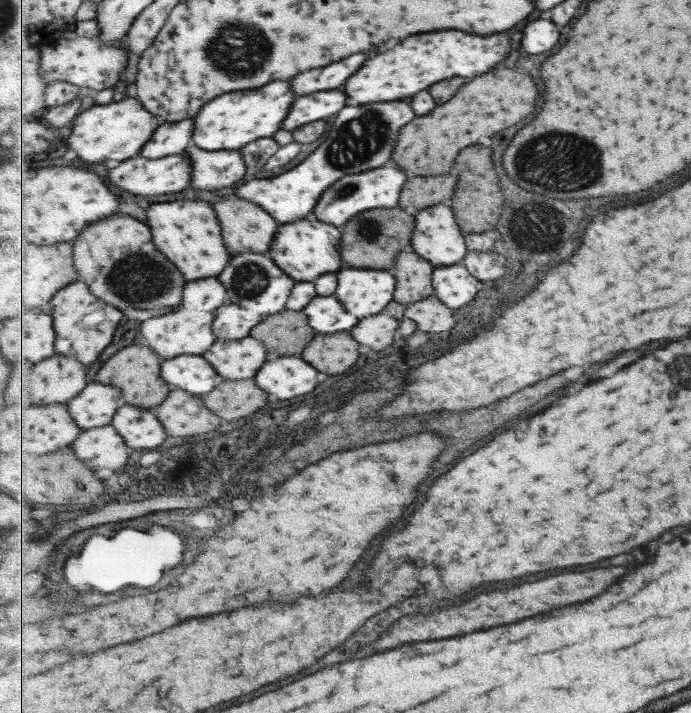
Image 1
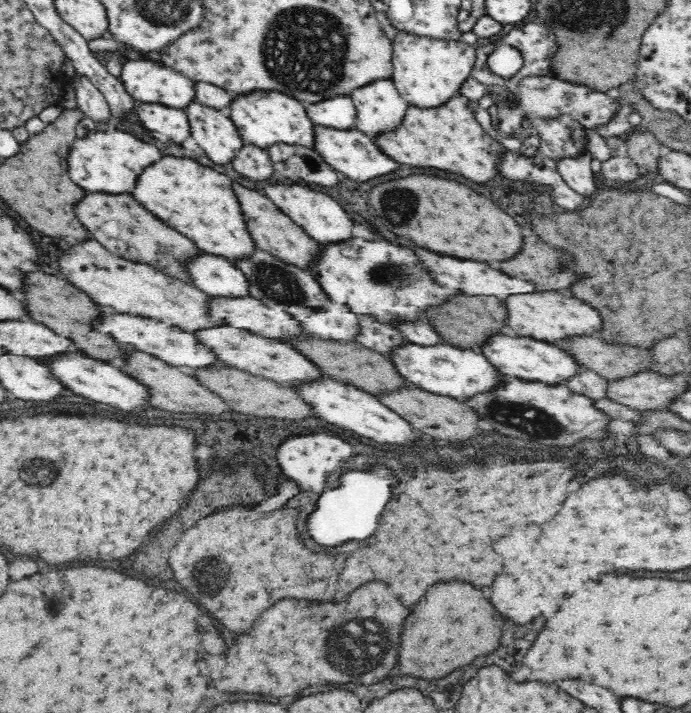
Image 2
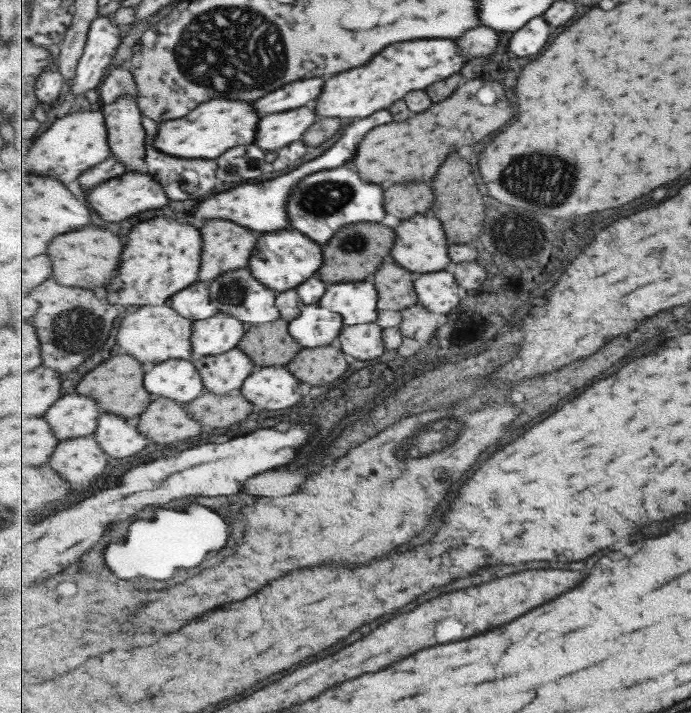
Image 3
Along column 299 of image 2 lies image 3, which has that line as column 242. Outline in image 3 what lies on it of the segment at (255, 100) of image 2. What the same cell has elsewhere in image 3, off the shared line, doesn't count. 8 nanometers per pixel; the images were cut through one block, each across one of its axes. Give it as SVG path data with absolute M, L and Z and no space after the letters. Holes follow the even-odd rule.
M215 98L199 105L186 117L158 124L153 146L179 158L217 159L231 148L253 144L258 138L260 123L261 113L253 102Z

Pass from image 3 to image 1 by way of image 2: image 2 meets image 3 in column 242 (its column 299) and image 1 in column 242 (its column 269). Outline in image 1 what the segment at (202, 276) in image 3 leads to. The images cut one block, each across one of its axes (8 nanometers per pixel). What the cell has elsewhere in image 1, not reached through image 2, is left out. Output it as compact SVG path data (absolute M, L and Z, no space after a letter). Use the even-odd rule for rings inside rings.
M237 196L233 200L219 201L214 204L214 207L219 215L219 221L222 222L223 238L226 239L227 249L230 250L231 256L245 253L245 251L267 253L270 250L281 223L269 214L269 211L253 201Z

